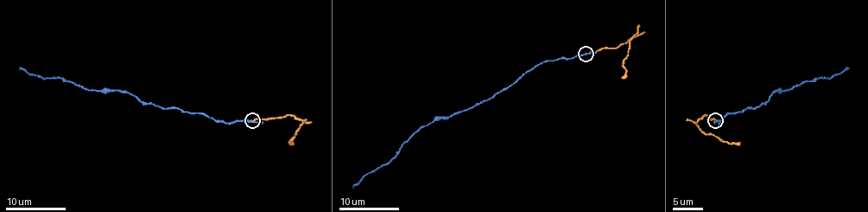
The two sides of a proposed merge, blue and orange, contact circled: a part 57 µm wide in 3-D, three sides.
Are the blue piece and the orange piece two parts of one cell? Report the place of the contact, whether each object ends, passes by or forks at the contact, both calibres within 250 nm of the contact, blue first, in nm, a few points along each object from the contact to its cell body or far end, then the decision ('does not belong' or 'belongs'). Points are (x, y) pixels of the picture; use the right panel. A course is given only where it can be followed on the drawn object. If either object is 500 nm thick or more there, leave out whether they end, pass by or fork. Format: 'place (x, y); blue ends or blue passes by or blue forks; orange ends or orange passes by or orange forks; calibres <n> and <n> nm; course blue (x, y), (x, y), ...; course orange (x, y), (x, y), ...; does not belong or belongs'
place (715, 120); blue passes by; orange ends; calibres 180 and 190 nm; course blue (715, 121), (764, 103), (777, 90), (849, 67); course orange (715, 119), (703, 115), (695, 123), (703, 131), (731, 144), (740, 142); does not belong

